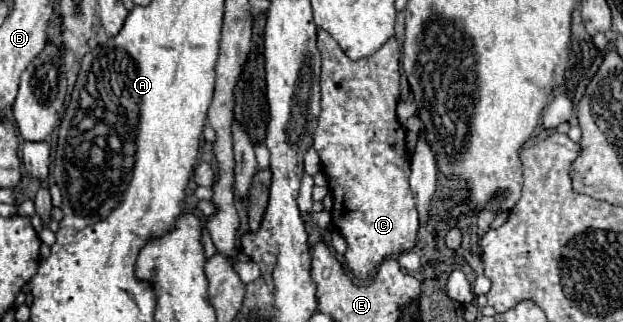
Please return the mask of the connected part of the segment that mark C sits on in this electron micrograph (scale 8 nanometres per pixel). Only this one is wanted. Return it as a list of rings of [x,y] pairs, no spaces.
[[[318,29],[318,51],[322,57],[322,111],[312,147],[320,155],[322,171],[330,179],[334,195],[332,221],[348,243],[348,251],[344,255],[346,267],[356,277],[366,279],[386,257],[412,249],[418,233],[418,211],[408,187],[410,165],[406,165],[406,133],[396,117],[396,103],[400,95],[400,49],[392,37],[374,55],[352,61],[330,37],[330,33]]]

